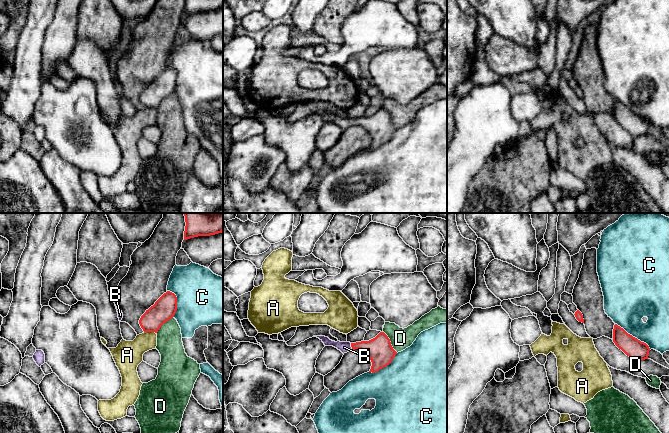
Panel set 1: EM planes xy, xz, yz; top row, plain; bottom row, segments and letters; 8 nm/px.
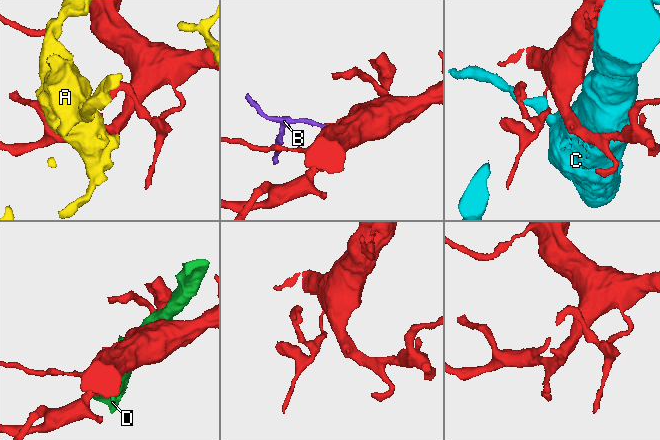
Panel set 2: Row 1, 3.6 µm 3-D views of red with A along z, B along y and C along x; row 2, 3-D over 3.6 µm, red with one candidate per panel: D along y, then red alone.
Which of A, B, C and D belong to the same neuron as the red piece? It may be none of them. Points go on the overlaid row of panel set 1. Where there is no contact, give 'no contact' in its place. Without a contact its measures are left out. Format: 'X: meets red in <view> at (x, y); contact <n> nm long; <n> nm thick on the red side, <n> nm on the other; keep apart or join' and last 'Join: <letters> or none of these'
A: meets red in xy at (150, 331); contact 100 nm long; 180 nm thick on the red side, 220 nm on the other; keep apart
B: meets red in xz at (351, 346); contact 50 nm long; 200 nm thick on the red side, 90 nm on the other; join
C: meets red in yz at (632, 336); contact 360 nm long; 160 nm thick on the red side, 320 nm on the other; keep apart
D: meets red in xz at (390, 342); contact 220 nm long; 200 nm thick on the red side, 170 nm on the other; keep apart
Join: B

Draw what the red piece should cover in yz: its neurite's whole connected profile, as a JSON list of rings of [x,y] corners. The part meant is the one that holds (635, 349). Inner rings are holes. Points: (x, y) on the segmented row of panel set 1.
[[[614,325],[613,342],[633,361],[648,359],[650,348],[649,346],[628,334],[623,328]]]

